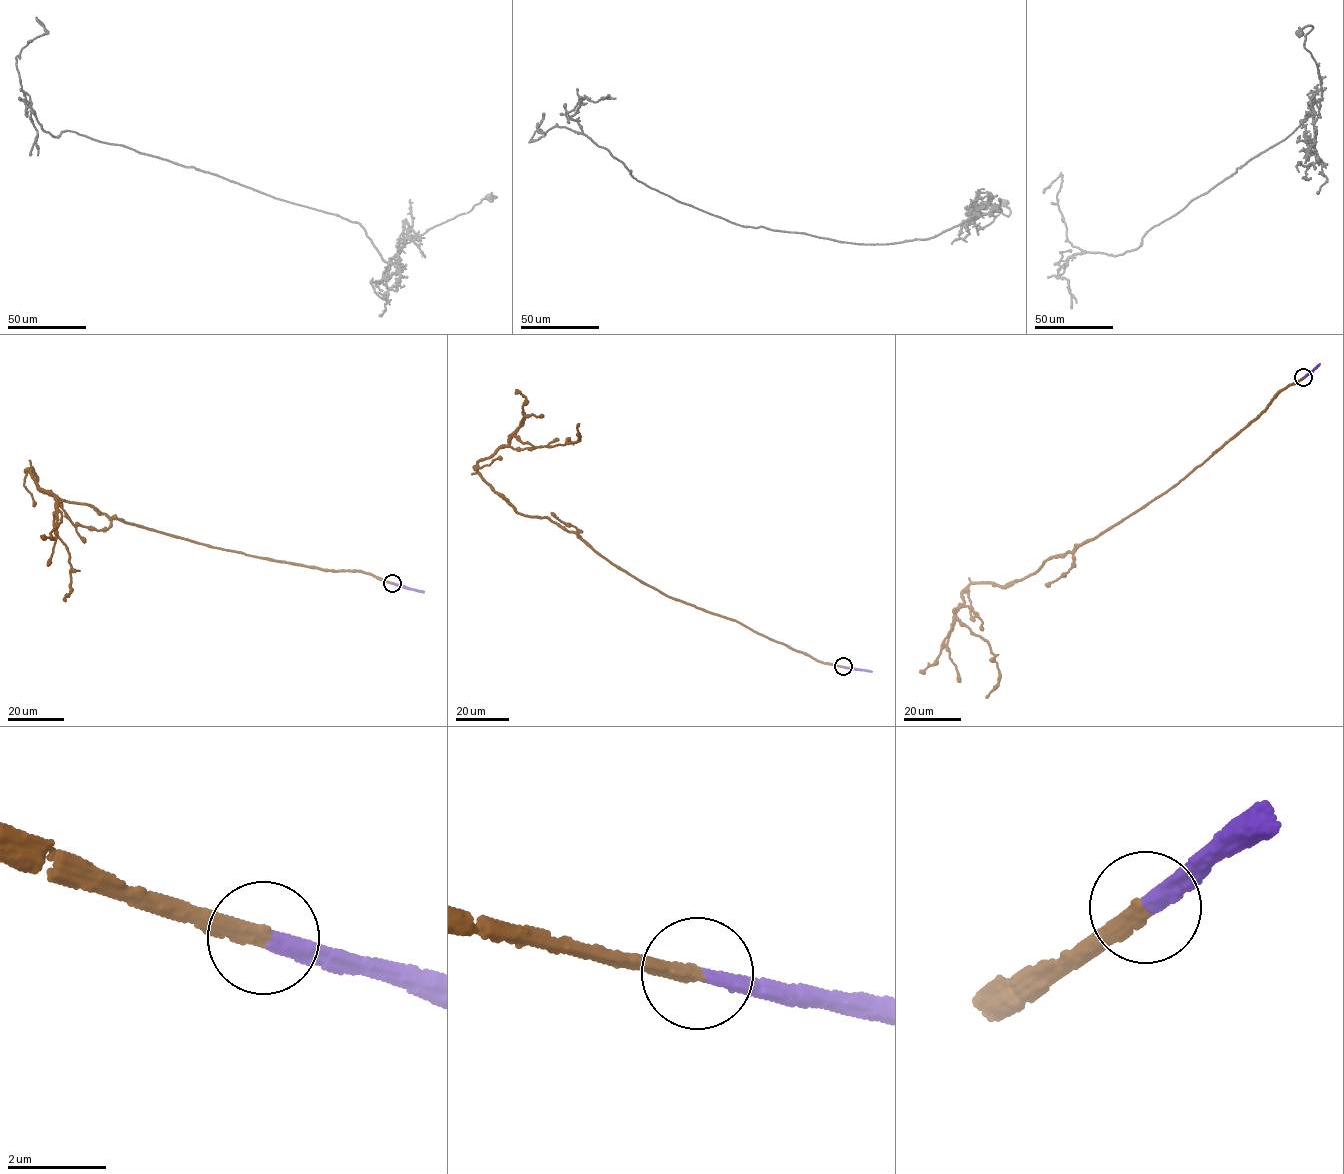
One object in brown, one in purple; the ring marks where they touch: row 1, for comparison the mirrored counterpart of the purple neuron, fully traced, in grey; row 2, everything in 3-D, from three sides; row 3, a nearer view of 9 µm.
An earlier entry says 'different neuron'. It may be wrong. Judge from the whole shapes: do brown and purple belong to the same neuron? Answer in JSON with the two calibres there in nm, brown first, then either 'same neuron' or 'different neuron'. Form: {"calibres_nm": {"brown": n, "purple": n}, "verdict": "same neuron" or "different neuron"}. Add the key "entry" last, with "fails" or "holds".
{"calibres_nm": {"brown": 320, "purple": 320}, "verdict": "same neuron", "entry": "fails"}

